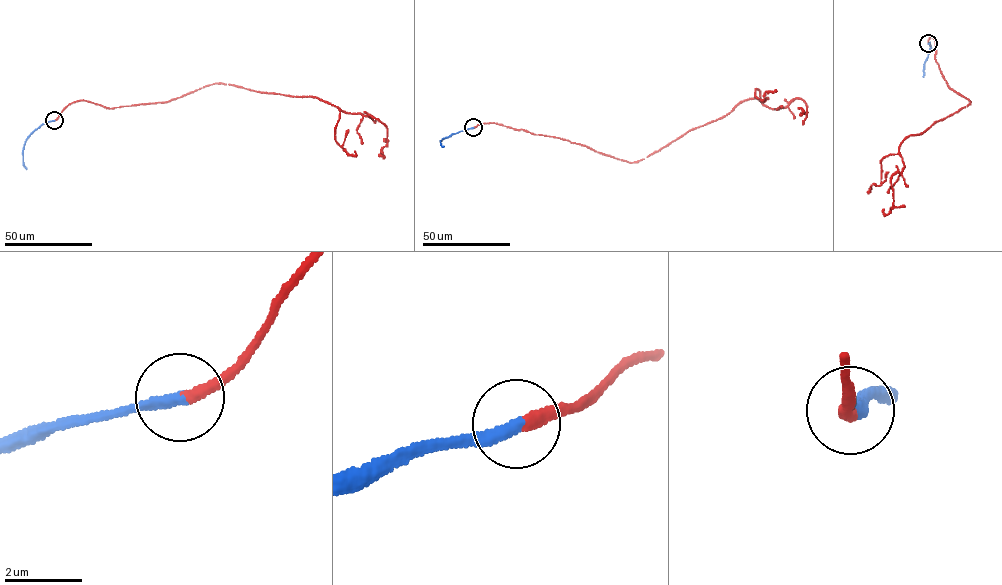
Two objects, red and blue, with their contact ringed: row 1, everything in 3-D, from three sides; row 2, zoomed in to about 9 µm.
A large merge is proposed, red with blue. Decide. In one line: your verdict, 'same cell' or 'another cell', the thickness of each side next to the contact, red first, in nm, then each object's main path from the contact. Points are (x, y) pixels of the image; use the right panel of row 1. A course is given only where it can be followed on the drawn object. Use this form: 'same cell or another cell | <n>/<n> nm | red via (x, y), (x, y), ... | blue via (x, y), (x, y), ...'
same cell | 320/320 nm | red via (928, 43), (931, 36), (947, 85), (970, 104), (903, 141), (893, 207), (883, 209) | blue via (928, 43), (930, 47), (924, 63), (924, 77)

